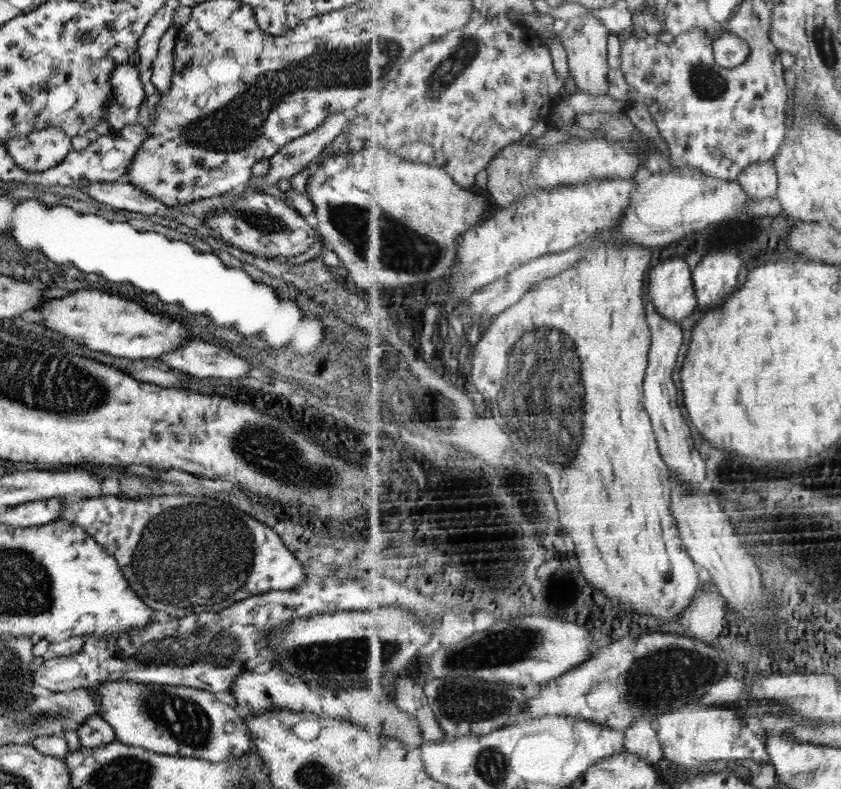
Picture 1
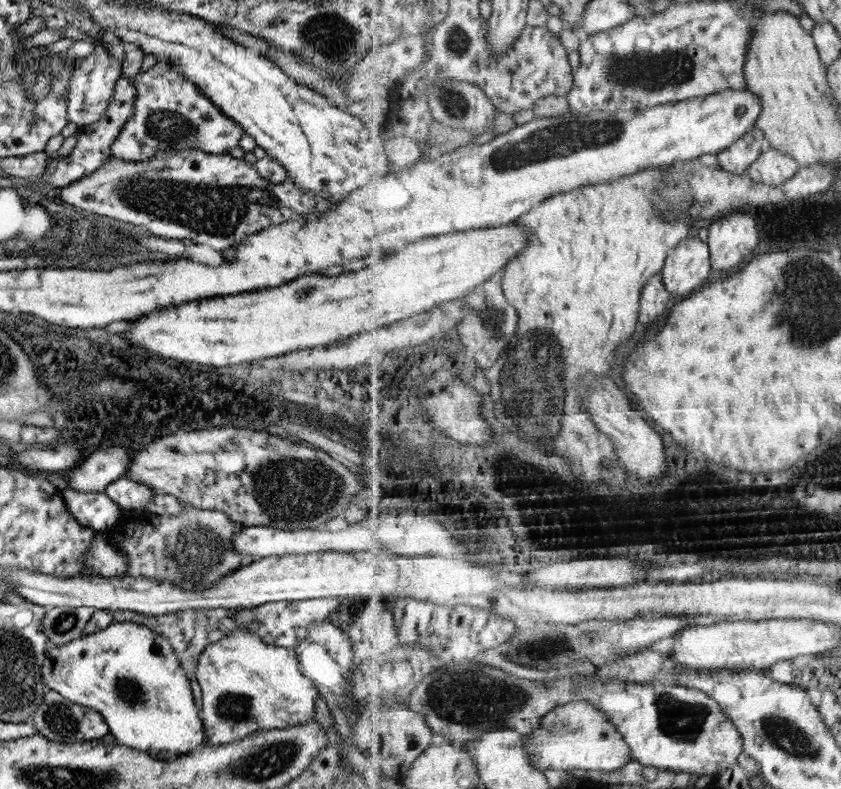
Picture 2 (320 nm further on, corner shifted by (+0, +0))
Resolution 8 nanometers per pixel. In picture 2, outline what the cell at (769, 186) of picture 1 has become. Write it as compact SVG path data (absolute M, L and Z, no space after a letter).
M769 149L766 155L761 156L747 170L747 176L759 182L781 184L792 179L800 170L800 164L785 153L779 154L777 150Z

